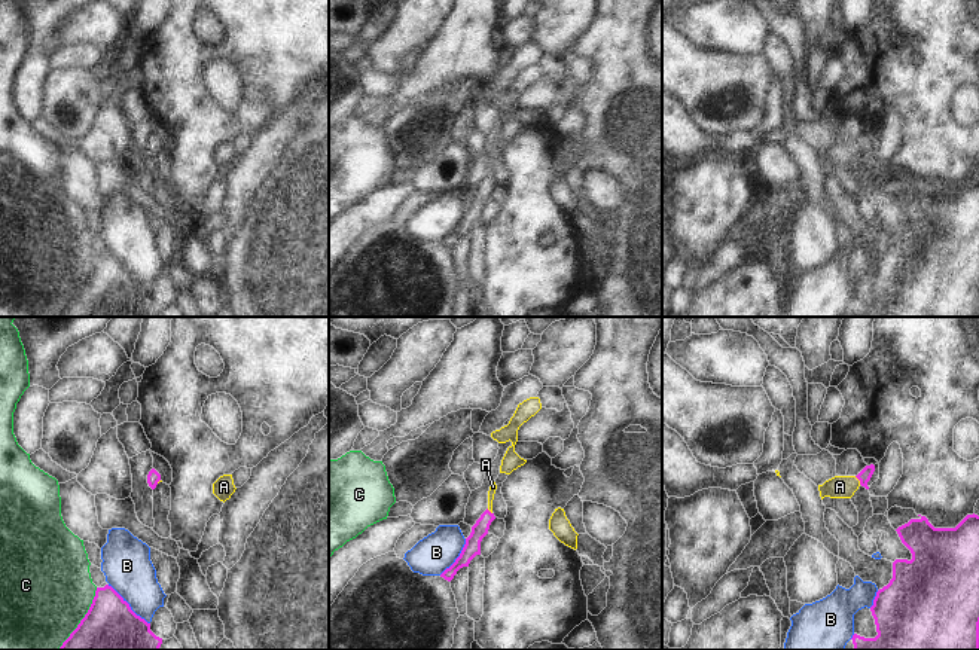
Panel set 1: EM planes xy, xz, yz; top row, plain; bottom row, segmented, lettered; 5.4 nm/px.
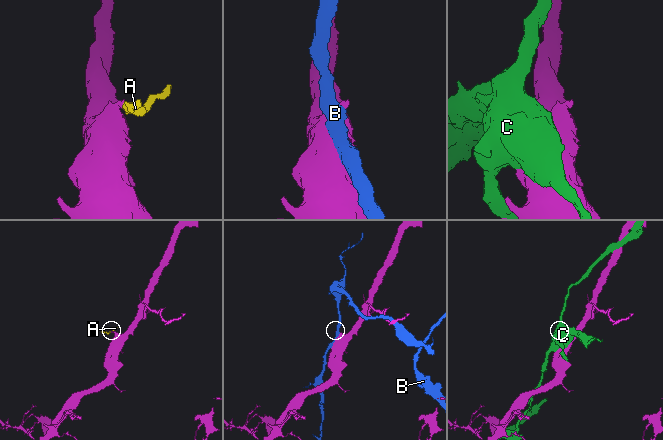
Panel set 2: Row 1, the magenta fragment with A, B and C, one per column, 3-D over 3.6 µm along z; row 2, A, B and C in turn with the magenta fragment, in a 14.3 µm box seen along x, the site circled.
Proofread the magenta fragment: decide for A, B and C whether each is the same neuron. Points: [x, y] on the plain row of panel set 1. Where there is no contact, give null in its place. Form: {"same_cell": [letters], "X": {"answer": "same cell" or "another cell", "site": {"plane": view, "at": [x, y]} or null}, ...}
{"same_cell": ["A"], "A": {"answer": "same cell", "site": {"plane": "yz", "at": [859, 146]}}, "B": {"answer": "another cell", "site": {"plane": "xy", "at": [128, 272]}}, "C": {"answer": "another cell", "site": {"plane": "xy", "at": [82, 286]}}}

